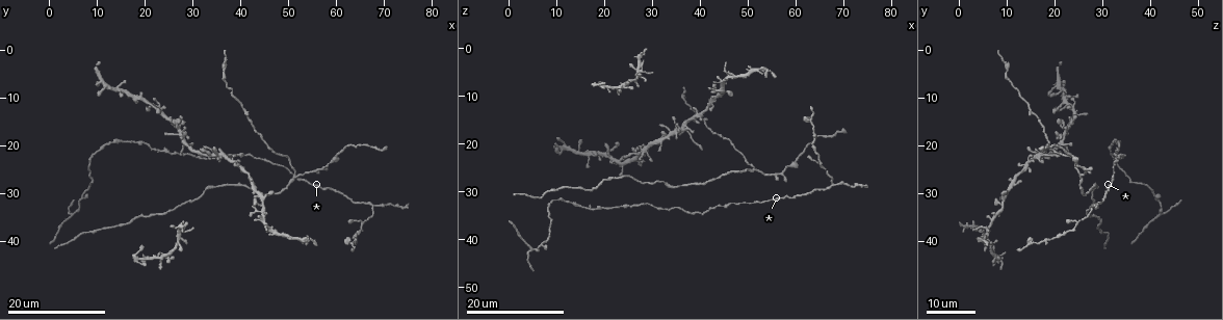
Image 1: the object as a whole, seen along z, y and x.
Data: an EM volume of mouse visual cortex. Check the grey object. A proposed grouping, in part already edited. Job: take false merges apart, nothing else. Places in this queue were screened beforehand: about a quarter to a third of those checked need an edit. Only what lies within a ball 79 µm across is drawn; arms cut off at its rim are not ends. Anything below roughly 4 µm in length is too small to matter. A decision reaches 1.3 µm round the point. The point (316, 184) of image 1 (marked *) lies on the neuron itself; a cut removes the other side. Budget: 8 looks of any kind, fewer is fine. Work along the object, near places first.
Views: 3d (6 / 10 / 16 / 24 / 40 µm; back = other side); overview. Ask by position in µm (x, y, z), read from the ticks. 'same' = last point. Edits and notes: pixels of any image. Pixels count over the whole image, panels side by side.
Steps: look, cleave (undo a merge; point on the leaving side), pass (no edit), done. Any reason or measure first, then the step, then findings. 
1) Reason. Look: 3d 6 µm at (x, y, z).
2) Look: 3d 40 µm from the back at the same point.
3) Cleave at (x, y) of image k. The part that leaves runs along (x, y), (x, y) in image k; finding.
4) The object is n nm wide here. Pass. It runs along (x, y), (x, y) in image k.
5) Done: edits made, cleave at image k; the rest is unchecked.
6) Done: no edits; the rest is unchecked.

Three arms meet. Look: 3d 24 µm at (68.0, 32.0, 28.0).

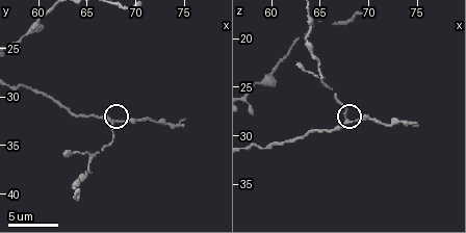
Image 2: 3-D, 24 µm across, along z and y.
Closer look. Look: 3d 6 µm at (67.8, 32.4, 28.8).

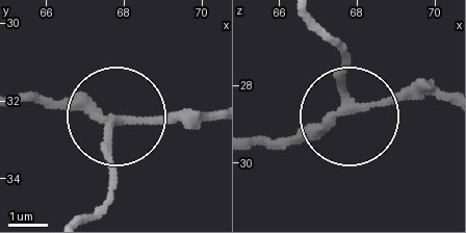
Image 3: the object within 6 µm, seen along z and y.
Pass. It runs along (256, 140), (306, 140), (345, 114), (445, 92) in image 3; one neuron here.

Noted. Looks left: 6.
Three-way junction. Look: 3d 16 µm at (55.5, 25.5, 26.0).

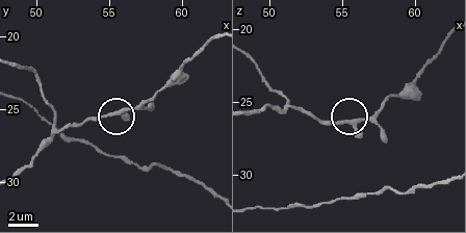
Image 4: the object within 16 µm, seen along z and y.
Zoom in. Look: 3d 10 µm at (55.6, 25.2, 26.4).

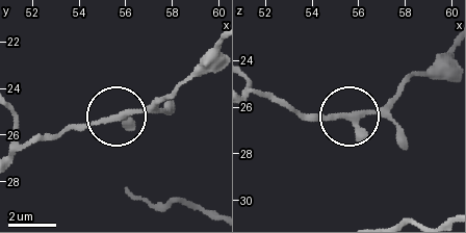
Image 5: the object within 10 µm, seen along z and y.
3 arms meet here. Pass. One neuron here.

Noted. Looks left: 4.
Three arms meet. Look: 3d 16 µm at (51.0, 26.5, 25.5).

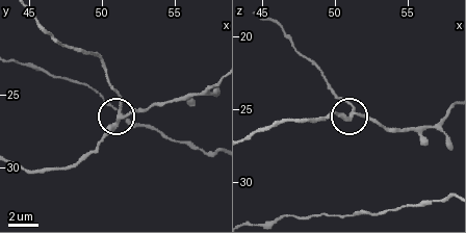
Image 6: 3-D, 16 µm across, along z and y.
Look: 3d 10 µm at (51.4, 26.4, 25.4).

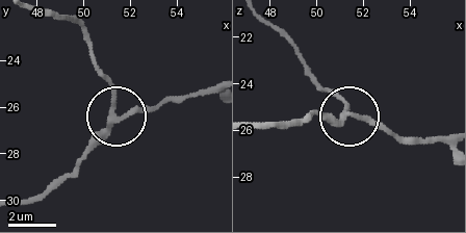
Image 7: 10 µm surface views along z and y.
The object is 210 nm wide here. Pass. All the same neuron.

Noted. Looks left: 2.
Calibre changes. Look: 3d 10 µm at (60.0, 21.6, 23.2).

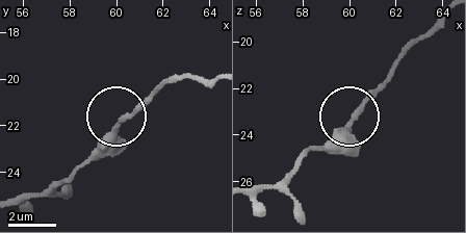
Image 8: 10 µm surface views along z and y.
The object is 270 nm wide here. Pass. Continuous, no second neuron.

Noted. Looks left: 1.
Done: no edits; the rest is unchecked.

